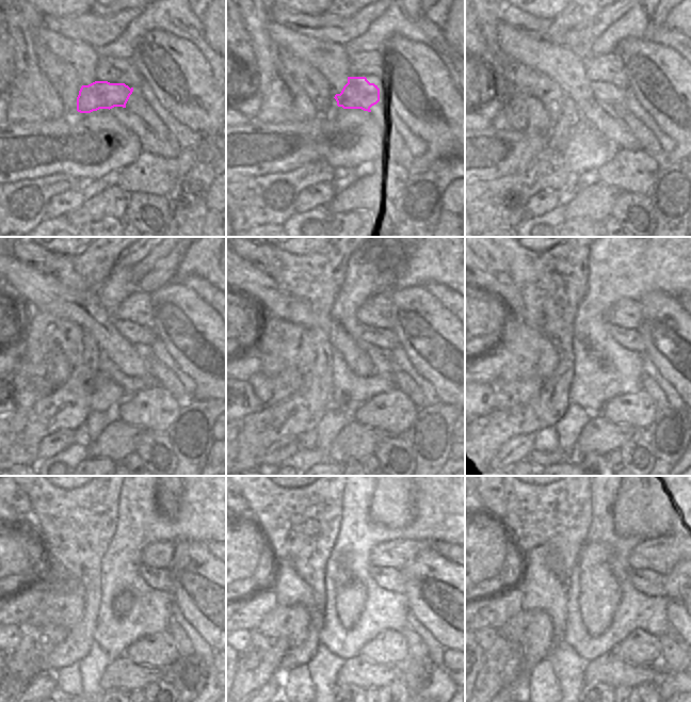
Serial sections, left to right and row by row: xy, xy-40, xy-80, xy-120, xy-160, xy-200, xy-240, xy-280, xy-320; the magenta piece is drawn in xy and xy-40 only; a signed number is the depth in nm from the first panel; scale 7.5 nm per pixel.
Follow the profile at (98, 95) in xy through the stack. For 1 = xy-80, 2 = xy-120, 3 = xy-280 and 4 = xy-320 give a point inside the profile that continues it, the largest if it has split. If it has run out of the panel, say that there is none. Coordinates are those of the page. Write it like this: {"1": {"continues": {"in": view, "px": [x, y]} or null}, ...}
{"1": {"continues": {"in": "xy-80", "px": [607, 94]}}, "2": {"continues": {"in": "xy-120", "px": [134, 333]}}, "3": {"continues": {"in": "xy-280", "px": [399, 579]}}, "4": {"continues": {"in": "xy-320", "px": [645, 581]}}}

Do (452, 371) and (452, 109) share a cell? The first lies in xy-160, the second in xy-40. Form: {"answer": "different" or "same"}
{"answer": "same"}

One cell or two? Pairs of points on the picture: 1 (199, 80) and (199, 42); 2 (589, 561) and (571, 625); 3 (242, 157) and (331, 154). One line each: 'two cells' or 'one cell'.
1: two cells
2: two cells
3: one cell

